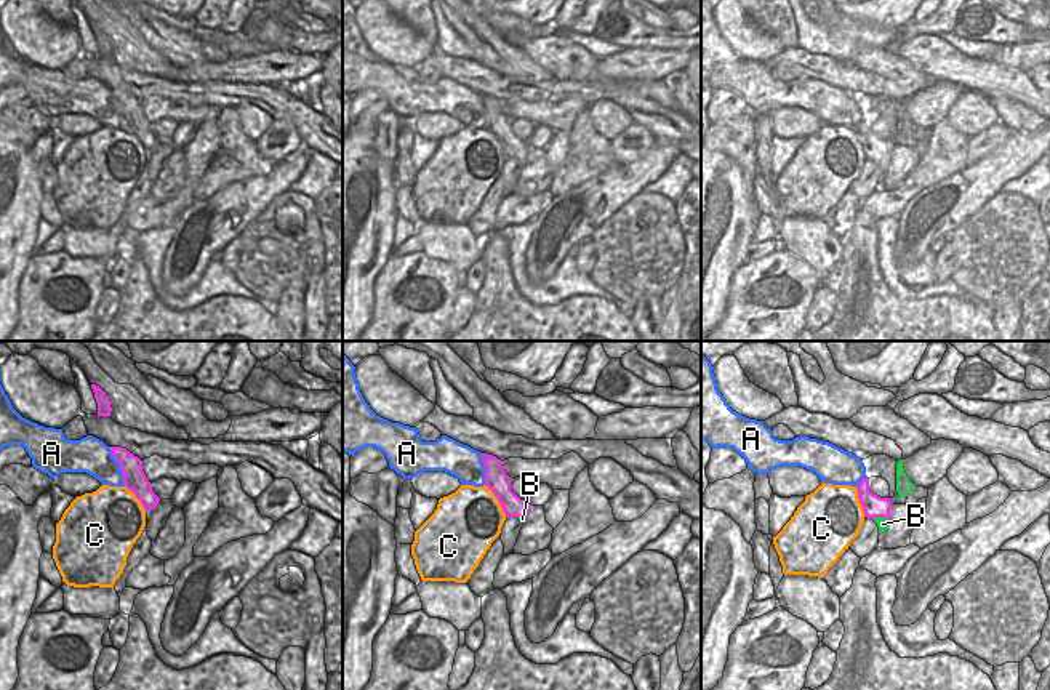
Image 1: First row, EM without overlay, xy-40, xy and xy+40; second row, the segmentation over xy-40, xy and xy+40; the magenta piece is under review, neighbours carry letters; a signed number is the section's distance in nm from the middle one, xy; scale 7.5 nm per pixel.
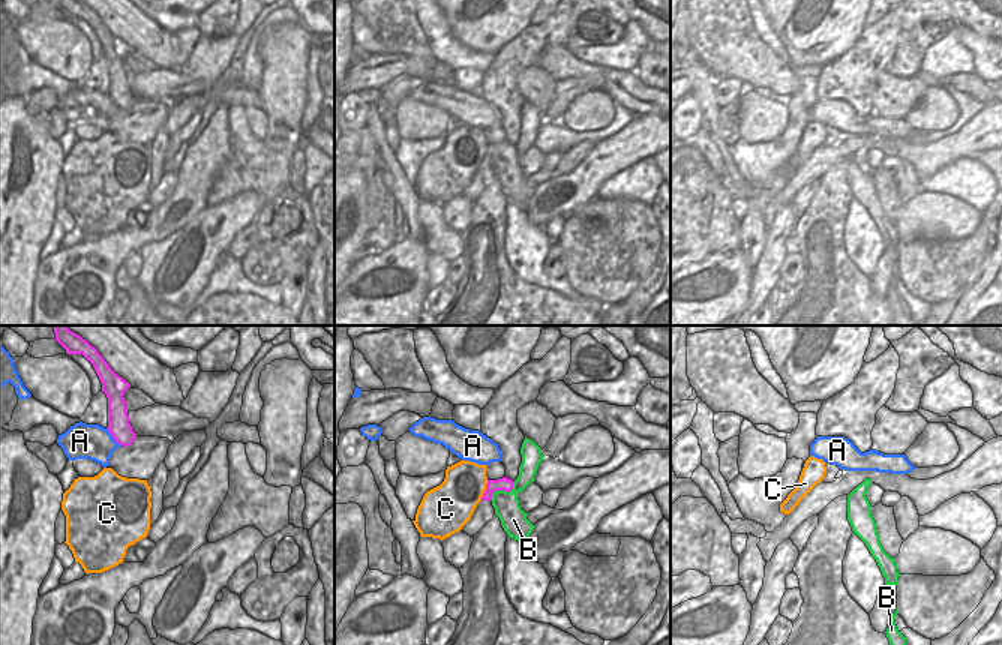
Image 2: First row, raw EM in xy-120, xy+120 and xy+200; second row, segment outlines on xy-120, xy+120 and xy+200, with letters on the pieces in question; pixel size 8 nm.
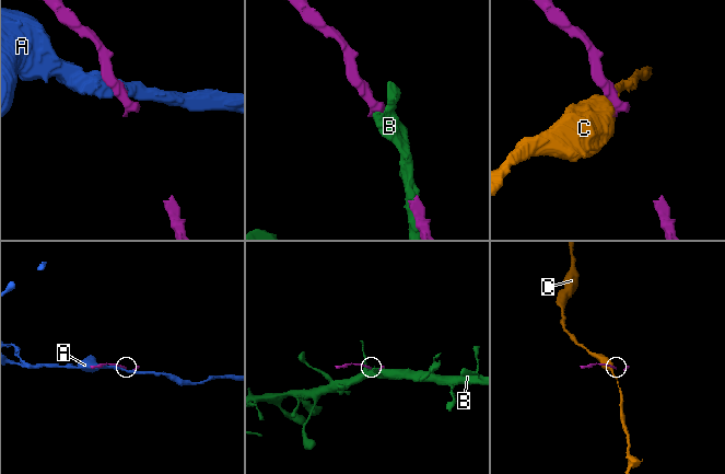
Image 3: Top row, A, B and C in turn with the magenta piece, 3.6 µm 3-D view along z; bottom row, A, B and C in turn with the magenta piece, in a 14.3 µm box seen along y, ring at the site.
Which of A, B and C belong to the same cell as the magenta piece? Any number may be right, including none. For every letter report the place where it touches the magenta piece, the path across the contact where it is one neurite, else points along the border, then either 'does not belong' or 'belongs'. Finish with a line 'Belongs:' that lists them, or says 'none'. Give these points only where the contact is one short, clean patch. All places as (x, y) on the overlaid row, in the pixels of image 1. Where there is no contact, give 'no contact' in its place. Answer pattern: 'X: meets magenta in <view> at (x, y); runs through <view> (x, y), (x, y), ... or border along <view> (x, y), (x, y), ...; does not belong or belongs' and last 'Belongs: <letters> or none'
A: meets magenta in xy-40 at (120, 466); does not belong
B: meets magenta in xy+40 at (881, 516); does not belong
C: meets magenta in xy at (498, 500); border along xy (485, 484), (506, 516); does not belong
Belongs: none

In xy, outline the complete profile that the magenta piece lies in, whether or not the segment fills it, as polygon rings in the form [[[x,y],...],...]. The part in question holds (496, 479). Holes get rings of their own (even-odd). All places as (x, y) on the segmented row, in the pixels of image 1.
[[[482,453],[482,463],[485,466],[485,485],[498,498],[506,517],[527,519],[531,504],[511,490],[511,477],[506,474],[503,461],[493,455]]]

